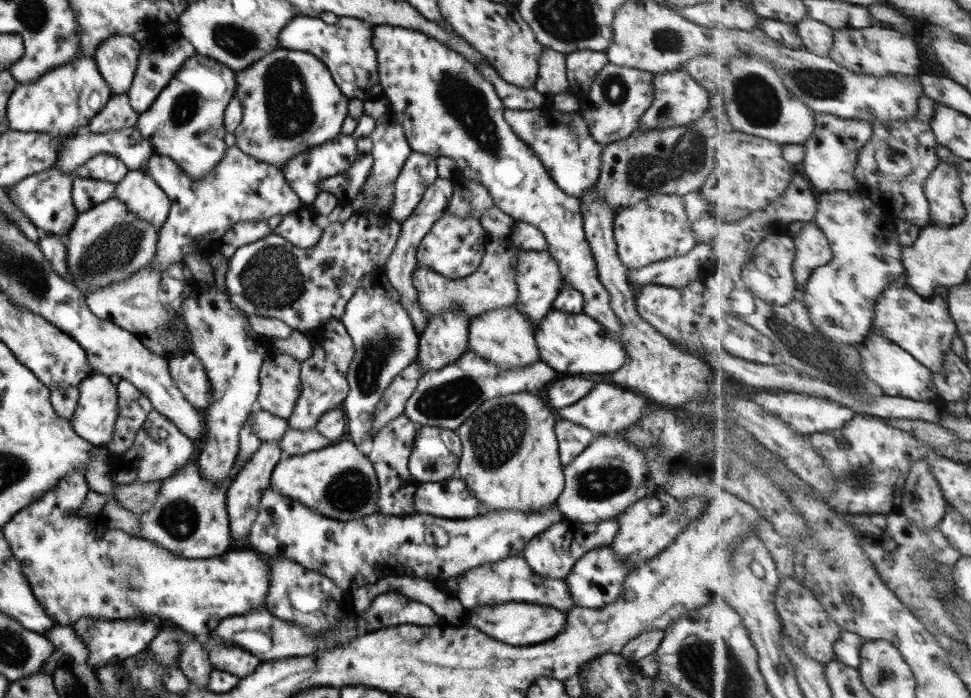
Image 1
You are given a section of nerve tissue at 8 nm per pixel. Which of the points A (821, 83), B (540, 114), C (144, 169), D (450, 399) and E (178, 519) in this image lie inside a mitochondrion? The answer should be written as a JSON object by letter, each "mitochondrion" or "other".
{"A":"mitochondrion","B":"other","C":"other","D":"mitochondrion","E":"mitochondrion"}

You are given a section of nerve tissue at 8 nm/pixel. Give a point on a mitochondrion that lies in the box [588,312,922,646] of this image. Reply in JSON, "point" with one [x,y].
{"point":[858,478]}

